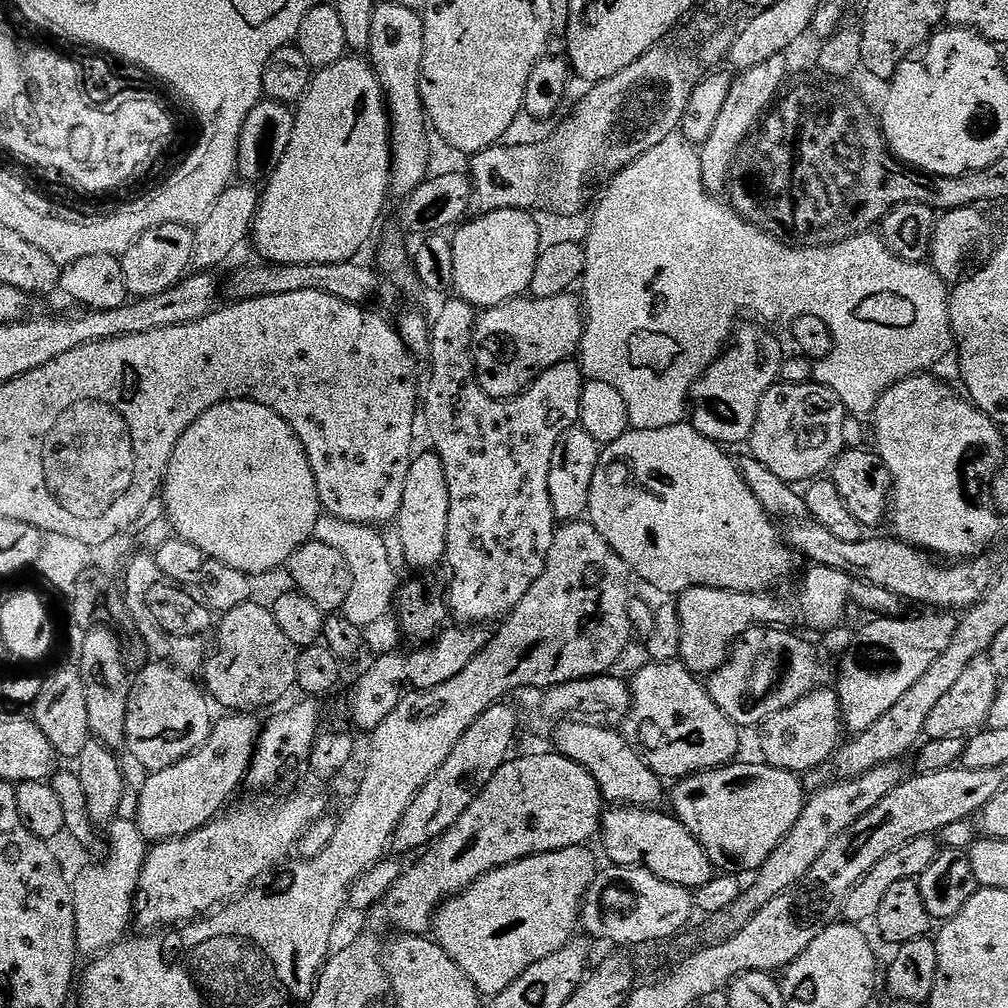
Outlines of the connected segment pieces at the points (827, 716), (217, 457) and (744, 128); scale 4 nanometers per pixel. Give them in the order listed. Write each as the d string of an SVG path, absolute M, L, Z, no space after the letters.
M821 686L809 696L794 702L794 706L778 710L778 714L759 725L759 732L763 763L797 774L814 770L829 760L842 743L840 697L831 687Z
M227 400L206 410L206 414L199 416L190 425L186 434L178 438L178 446L168 463L168 473L164 475L162 485L162 500L163 496L164 504L168 507L166 516L172 521L172 531L175 535L182 537L186 542L194 542L194 546L198 546L198 550L202 550L207 559L226 562L226 566L234 566L234 570L242 570L247 576L253 578L259 578L263 572L272 572L275 568L283 569L294 554L294 550L298 550L313 539L314 526L322 514L318 486L314 482L314 470L310 466L308 455L298 434L294 434L290 425L281 416L274 414L274 410L253 400Z
M787 55L769 58L767 62L761 62L760 65L739 73L733 79L730 94L726 94L726 103L722 105L722 110L718 114L718 122L714 122L714 130L710 130L710 138L706 138L706 142L698 148L702 166L702 182L708 187L709 192L720 194L723 188L725 191L729 187L730 177L733 175L732 163L740 152L740 143L751 132L753 135L762 117L781 95L780 87L788 76L788 59Z

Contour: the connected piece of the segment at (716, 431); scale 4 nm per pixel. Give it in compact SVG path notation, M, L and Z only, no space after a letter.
M756 322L744 323L735 329L734 342L729 343L719 358L696 379L690 393L692 427L698 430L698 434L721 446L740 444L743 440L745 443L751 437L758 418L758 406L766 390L780 380L786 359L786 351L772 333L775 331Z

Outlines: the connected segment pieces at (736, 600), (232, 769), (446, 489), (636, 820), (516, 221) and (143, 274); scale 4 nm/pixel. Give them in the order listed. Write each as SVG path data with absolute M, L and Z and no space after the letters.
M833 568L807 569L804 581L800 584L800 596L775 596L775 591L735 592L725 588L691 588L679 593L676 609L682 622L682 650L680 660L700 678L707 678L724 665L732 648L740 641L740 635L751 628L761 626L788 626L791 620L797 620L817 634L835 629L848 608L848 599L852 592L856 596L864 595L864 604L872 614L896 614L902 604L893 592L888 592L878 584L867 582L856 584L852 588L853 577L842 570Z
M228 714L225 720L217 719L212 726L212 734L201 748L194 750L186 758L174 762L166 770L145 775L144 785L140 788L140 801L136 804L134 819L138 830L142 830L144 839L149 842L174 840L178 836L185 836L225 811L228 799L239 790L248 779L248 767L252 765L252 755L260 737L261 721L252 714Z
M434 450L417 451L412 458L410 474L406 474L406 491L402 506L394 521L394 529L401 535L405 562L409 569L436 568L445 563L448 555L448 527L450 526L450 486L446 486L446 469L442 458Z
M612 806L602 817L604 852L613 865L621 868L645 868L658 878L689 890L701 888L714 875L712 859L706 850L682 826L675 815L664 810L637 808L635 806Z
M503 208L477 215L472 218L476 220L469 219L455 229L451 237L454 250L452 288L459 299L477 310L487 310L523 297L529 291L542 249L540 228L532 216L535 215L523 208Z
M167 224L154 230L146 230L142 238L138 238L120 257L122 274L126 278L129 297L153 296L162 294L162 290L170 290L193 267L195 231L186 224Z

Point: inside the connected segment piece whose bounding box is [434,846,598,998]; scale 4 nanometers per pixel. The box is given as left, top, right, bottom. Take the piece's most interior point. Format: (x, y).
(518, 914)

